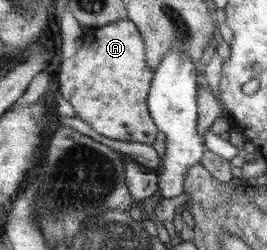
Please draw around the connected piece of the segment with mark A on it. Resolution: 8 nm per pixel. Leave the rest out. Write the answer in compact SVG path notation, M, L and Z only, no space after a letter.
M121 20L102 28L88 28L84 31L81 47L71 58L61 59L57 84L59 93L71 104L76 118L82 118L99 134L123 140L123 142L141 142L153 144L159 128L148 111L148 93L151 91L152 78L155 74L147 63L147 45L141 32L132 21Z

